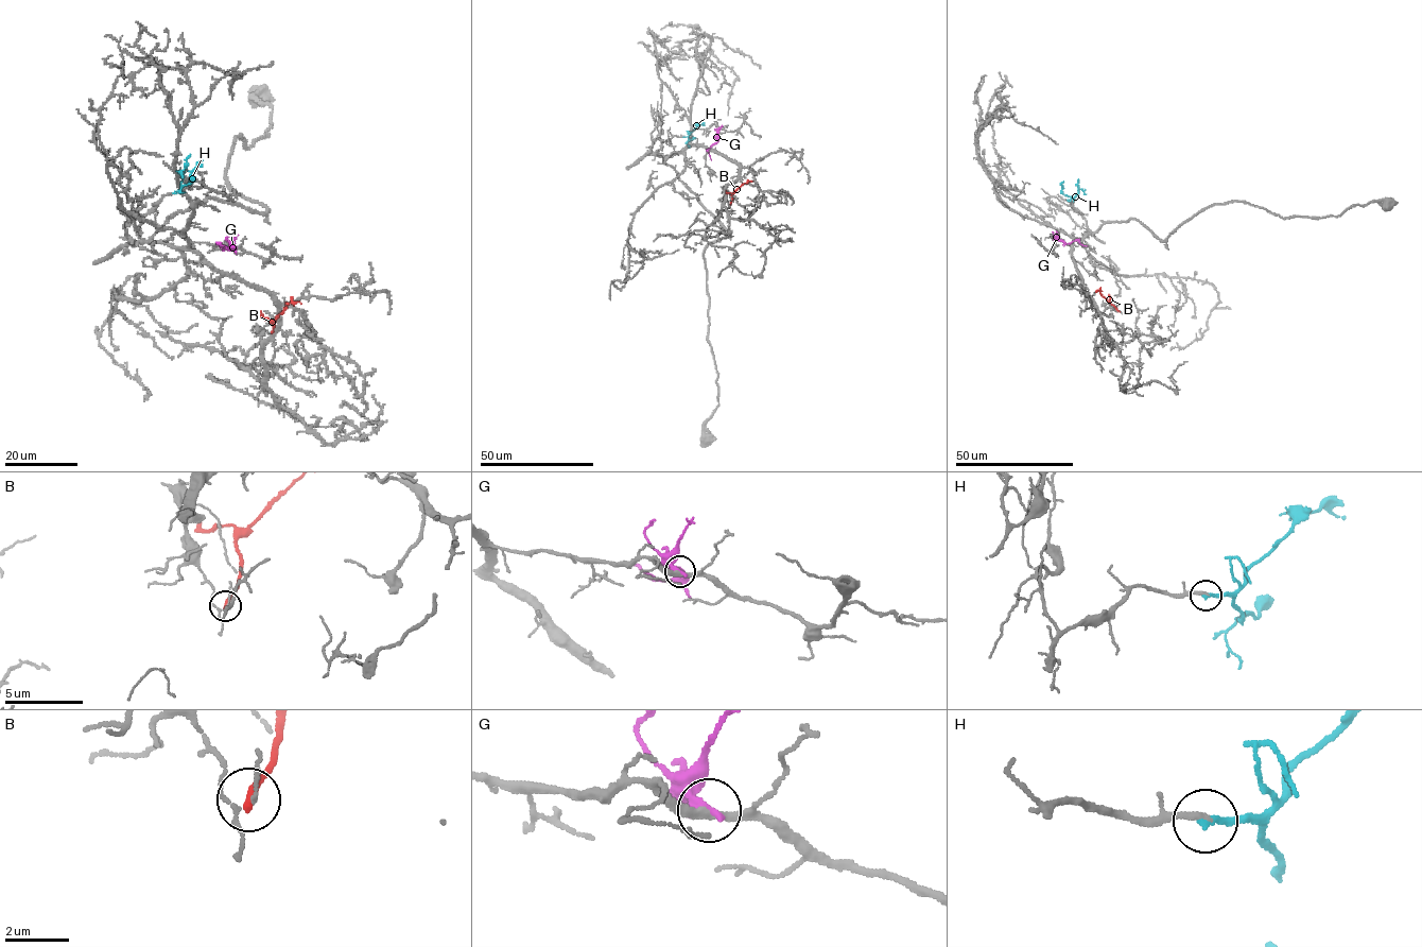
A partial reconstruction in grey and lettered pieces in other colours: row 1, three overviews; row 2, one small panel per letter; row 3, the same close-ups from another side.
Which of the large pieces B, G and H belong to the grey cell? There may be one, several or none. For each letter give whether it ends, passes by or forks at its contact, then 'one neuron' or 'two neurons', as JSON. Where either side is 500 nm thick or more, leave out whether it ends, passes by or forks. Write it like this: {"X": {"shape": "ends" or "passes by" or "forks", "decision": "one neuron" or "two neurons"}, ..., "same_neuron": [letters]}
{"B": {"shape": "ends", "decision": "two neurons"}, "G": {"shape": "ends", "decision": "two neurons"}, "H": {"shape": "ends", "decision": "one neuron"}, "same_neuron": ["H"]}

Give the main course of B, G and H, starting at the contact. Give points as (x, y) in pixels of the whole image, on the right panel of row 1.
B: (1120, 311), (1099, 290), (1096, 291)
G: (1054, 239), (1067, 243), (1077, 240), (1087, 246)
H: (1073, 201), (1062, 193), (1063, 181)

